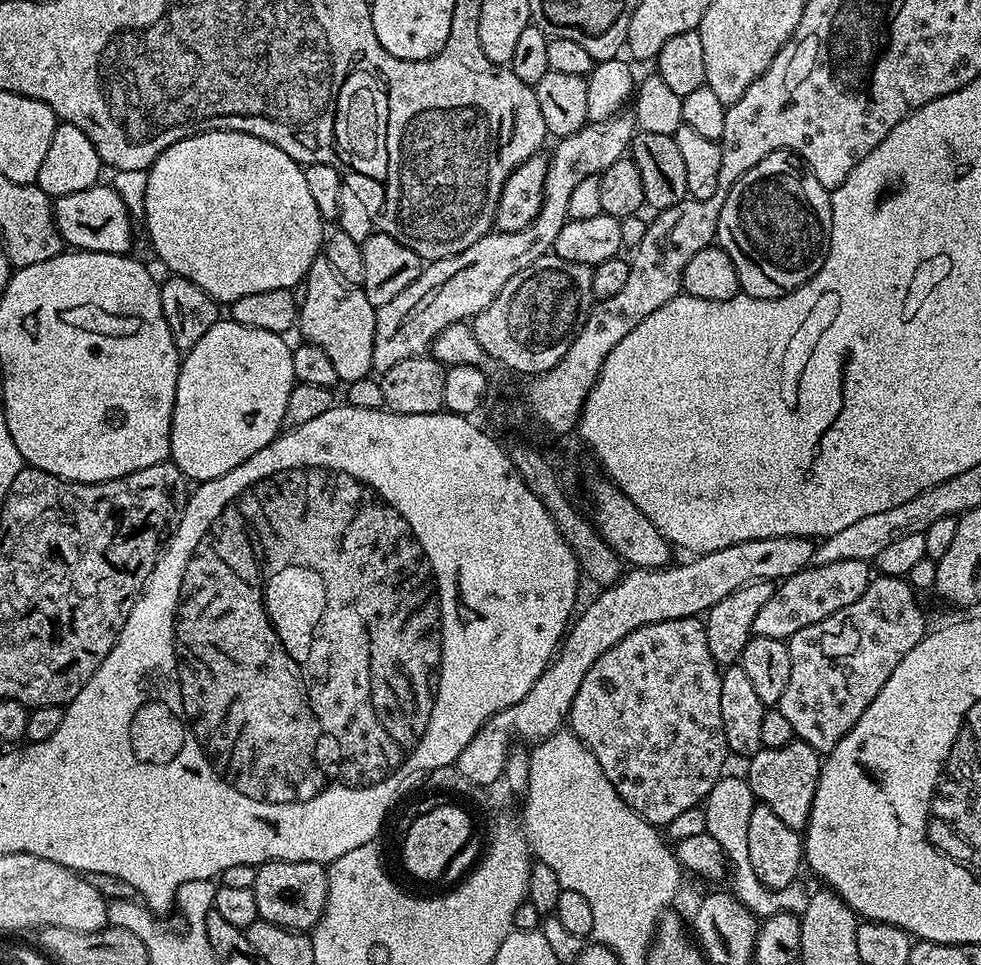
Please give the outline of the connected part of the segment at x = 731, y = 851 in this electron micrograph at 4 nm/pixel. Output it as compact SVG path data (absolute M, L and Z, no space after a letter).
M721 775L715 787L717 793L728 792L728 804L718 805L716 816L714 812L714 835L730 865L730 878L732 876L733 884L731 887L734 889L734 894L758 918L773 916L779 912L801 914L806 910L809 893L803 892L799 883L785 888L767 888L758 878L758 874L754 874L754 866L750 866L750 846L746 846L746 826L750 826L750 814L758 801L743 775L728 775Z

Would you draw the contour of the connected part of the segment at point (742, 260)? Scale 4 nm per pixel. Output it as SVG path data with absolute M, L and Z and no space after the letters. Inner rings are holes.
M775 152L762 158L758 166L746 170L746 174L734 182L718 218L715 243L726 250L726 254L730 254L730 262L734 262L734 270L738 270L738 282L743 295L753 296L756 300L776 300L790 294L814 278L818 270L822 270L822 262L826 262L826 254L832 244L831 225L832 197L829 189L821 186L818 178L814 178L812 171L805 167L796 153Z

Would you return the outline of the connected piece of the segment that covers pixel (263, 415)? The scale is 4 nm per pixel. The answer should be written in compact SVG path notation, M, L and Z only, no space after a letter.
M230 318L217 320L202 338L198 338L198 346L194 346L180 361L180 373L178 374L178 390L176 391L176 401L174 402L174 414L172 415L172 455L171 463L177 464L185 477L192 482L203 482L213 480L230 470L234 466L242 466L246 458L258 454L262 446L266 446L271 440L276 439L284 428L284 415L286 414L286 401L290 398L290 390L293 384L297 383L294 374L294 362L292 361L292 348L287 344L285 337L279 332L270 330L254 330L250 326L236 324Z

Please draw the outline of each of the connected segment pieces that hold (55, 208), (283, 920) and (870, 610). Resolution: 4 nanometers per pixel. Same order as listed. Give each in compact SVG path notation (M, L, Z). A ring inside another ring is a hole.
M97 182L92 188L78 190L78 194L55 197L52 205L52 221L60 231L69 249L81 252L105 252L123 256L131 253L133 213L116 192L115 187Z
M269 860L259 865L251 888L258 902L260 919L292 932L307 933L315 928L324 913L328 897L328 870L313 860Z
M877 575L869 579L866 594L858 598L858 602L850 602L850 606L842 606L830 618L822 618L822 622L814 622L814 626L806 626L806 630L798 630L792 639L787 641L790 650L790 683L786 685L786 694L782 694L778 711L786 714L792 727L792 735L797 740L806 742L815 752L827 754L842 742L842 738L866 714L866 706L878 698L882 686L886 686L886 678L894 674L894 666L918 646L918 642L926 635L924 628L924 612L920 609L918 593L907 579L898 576Z

